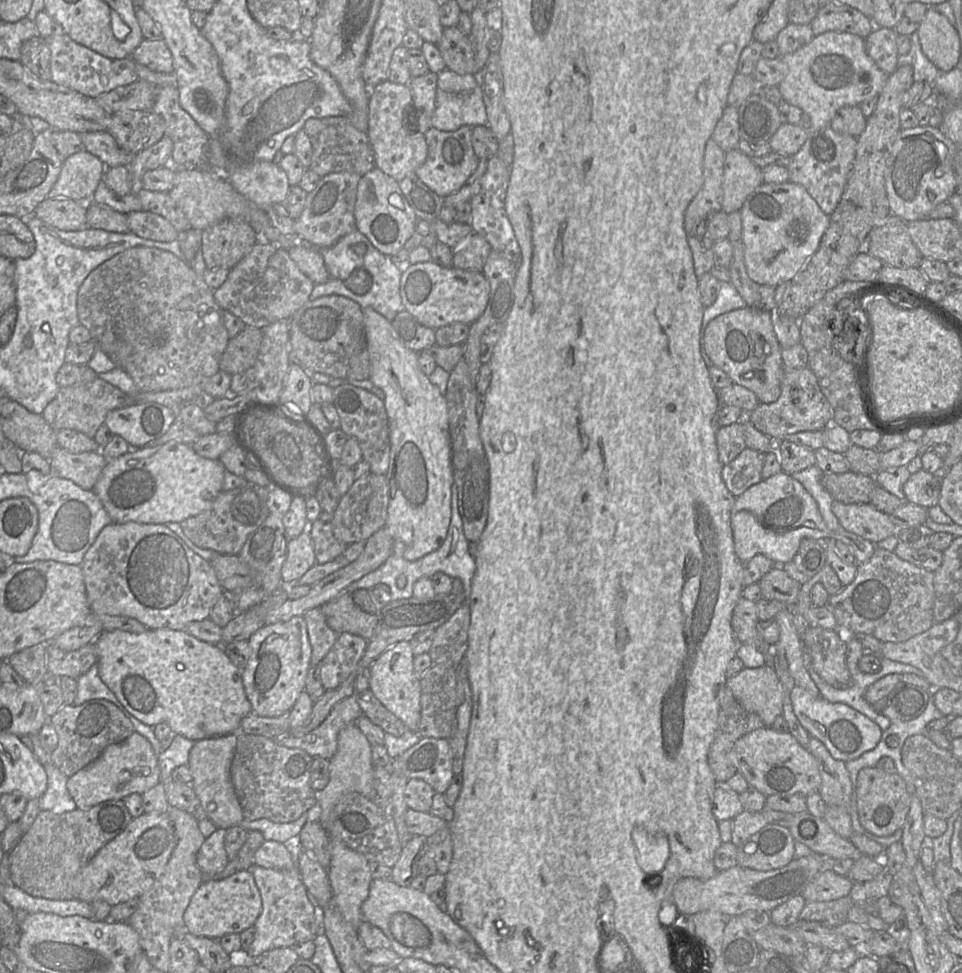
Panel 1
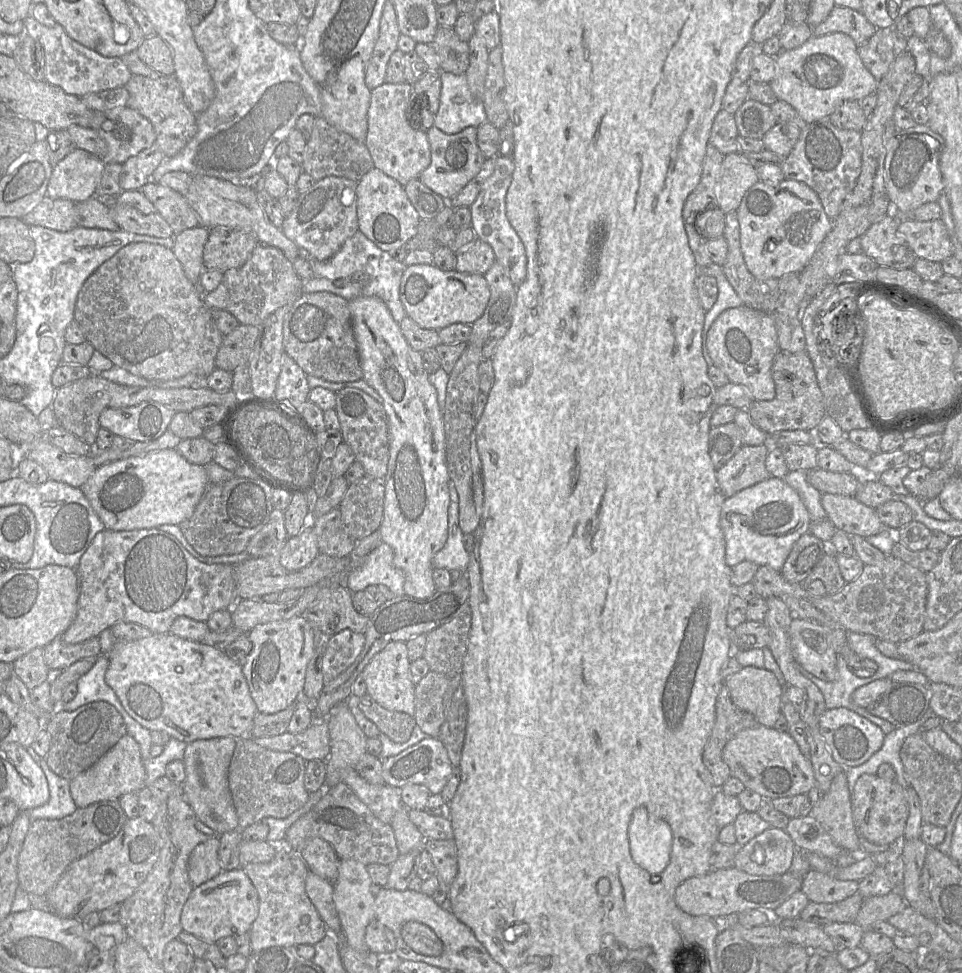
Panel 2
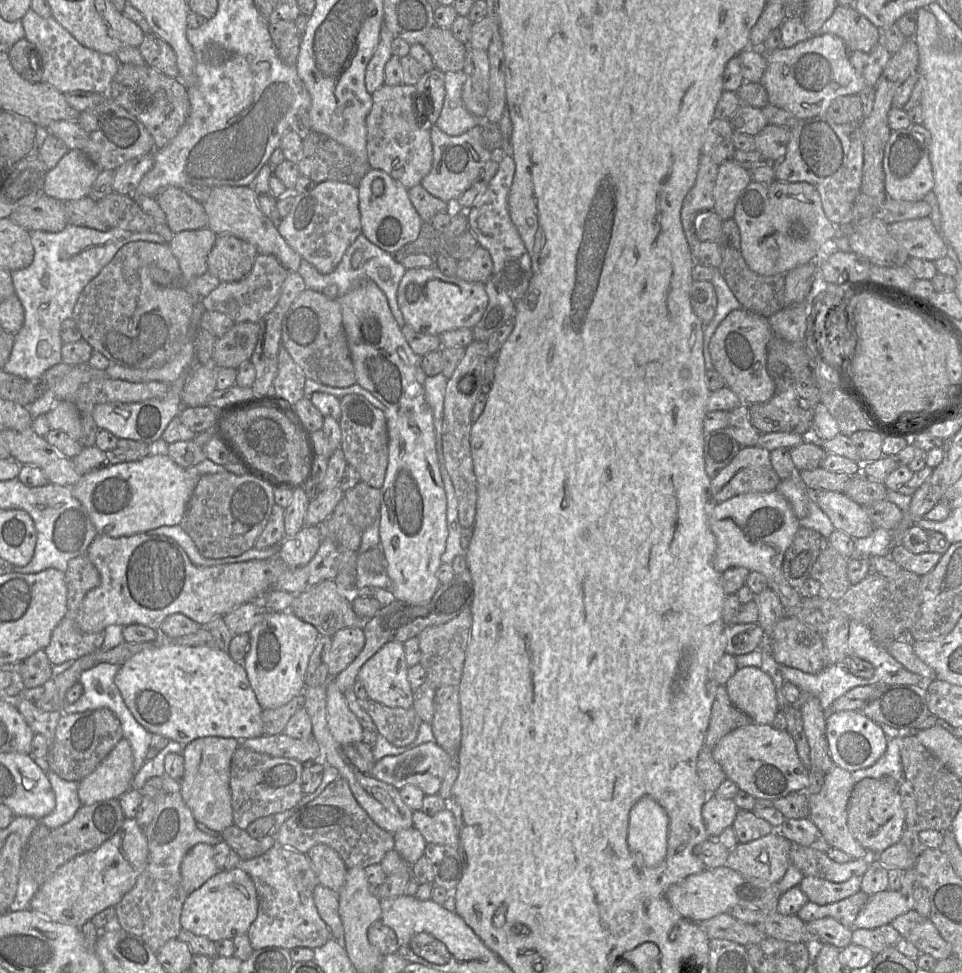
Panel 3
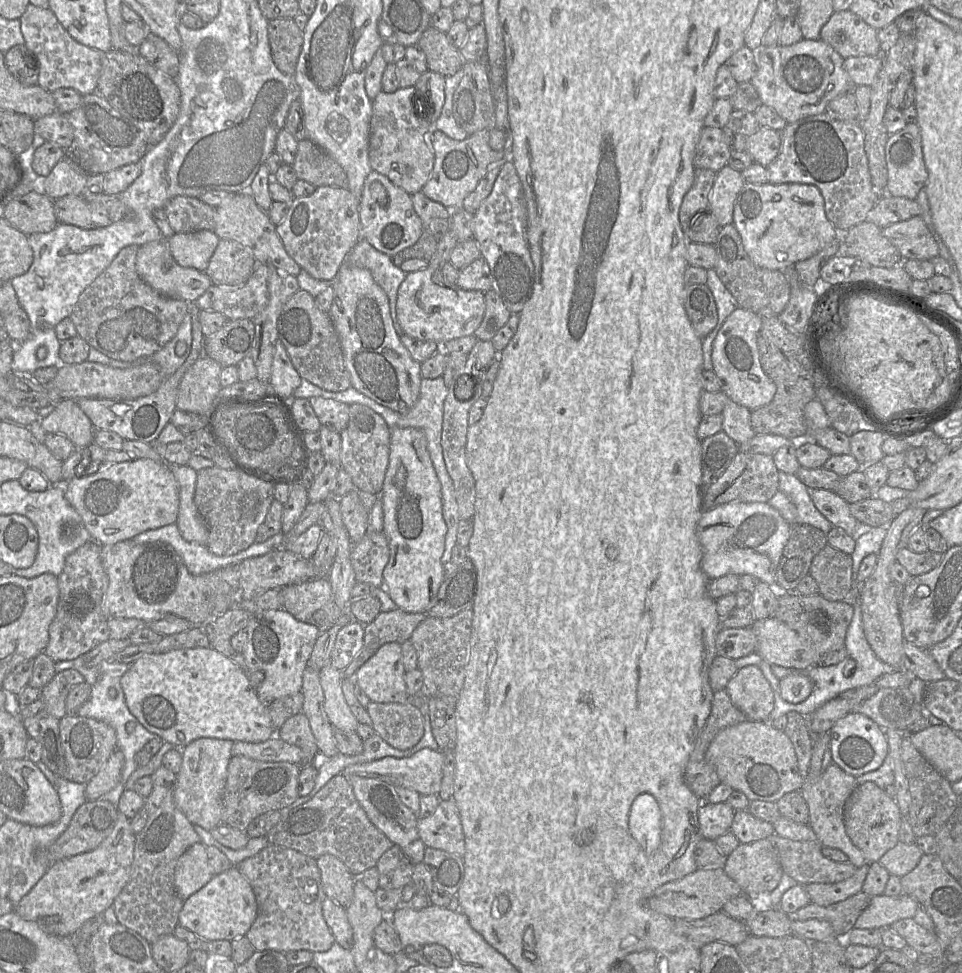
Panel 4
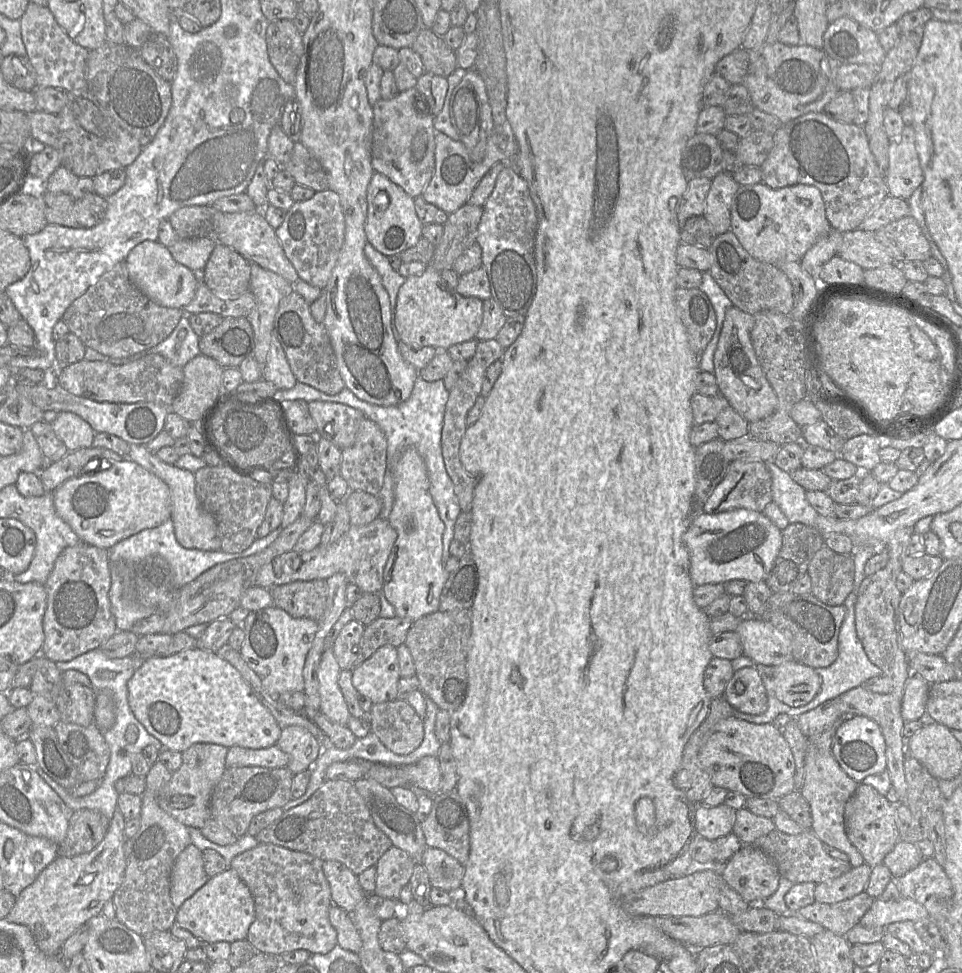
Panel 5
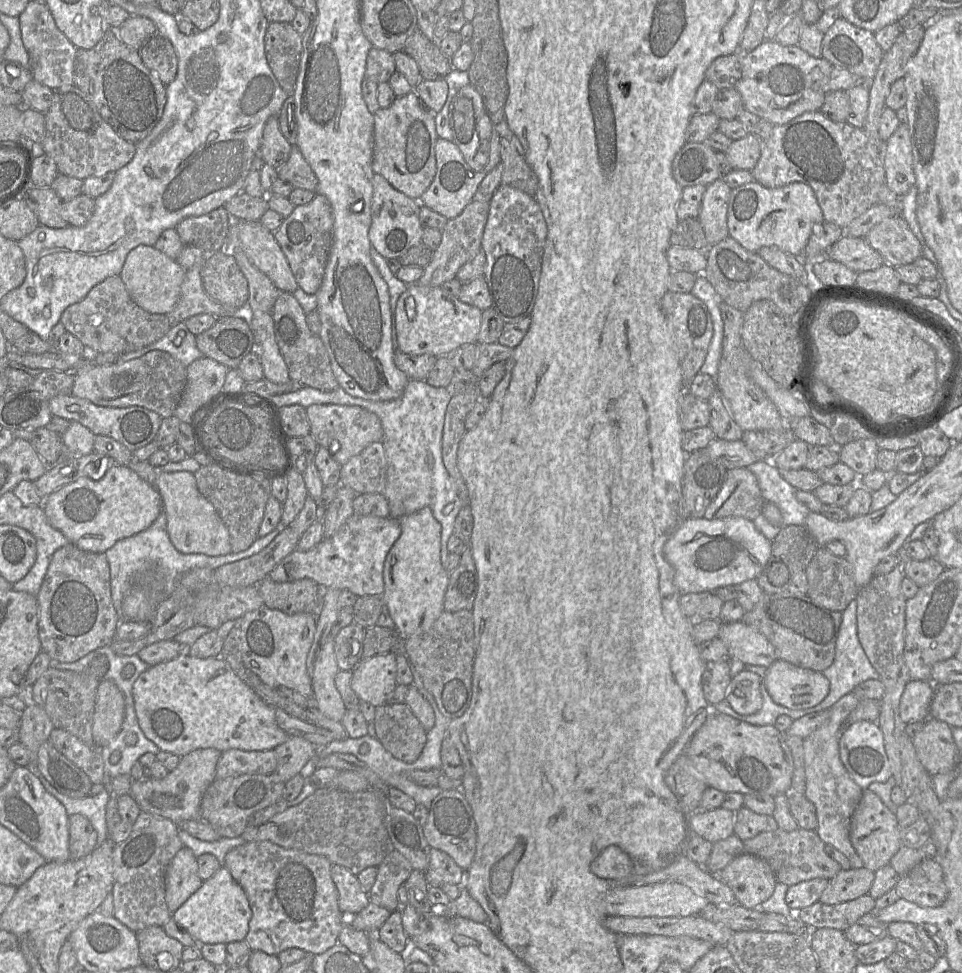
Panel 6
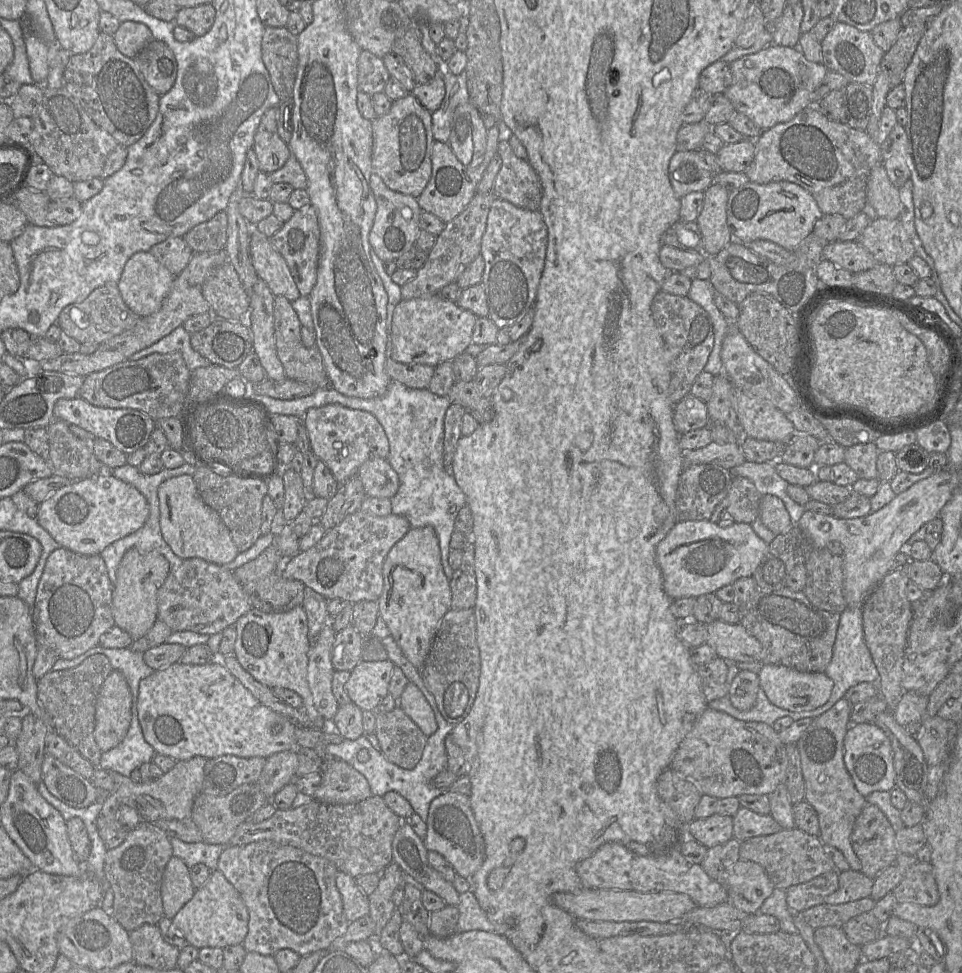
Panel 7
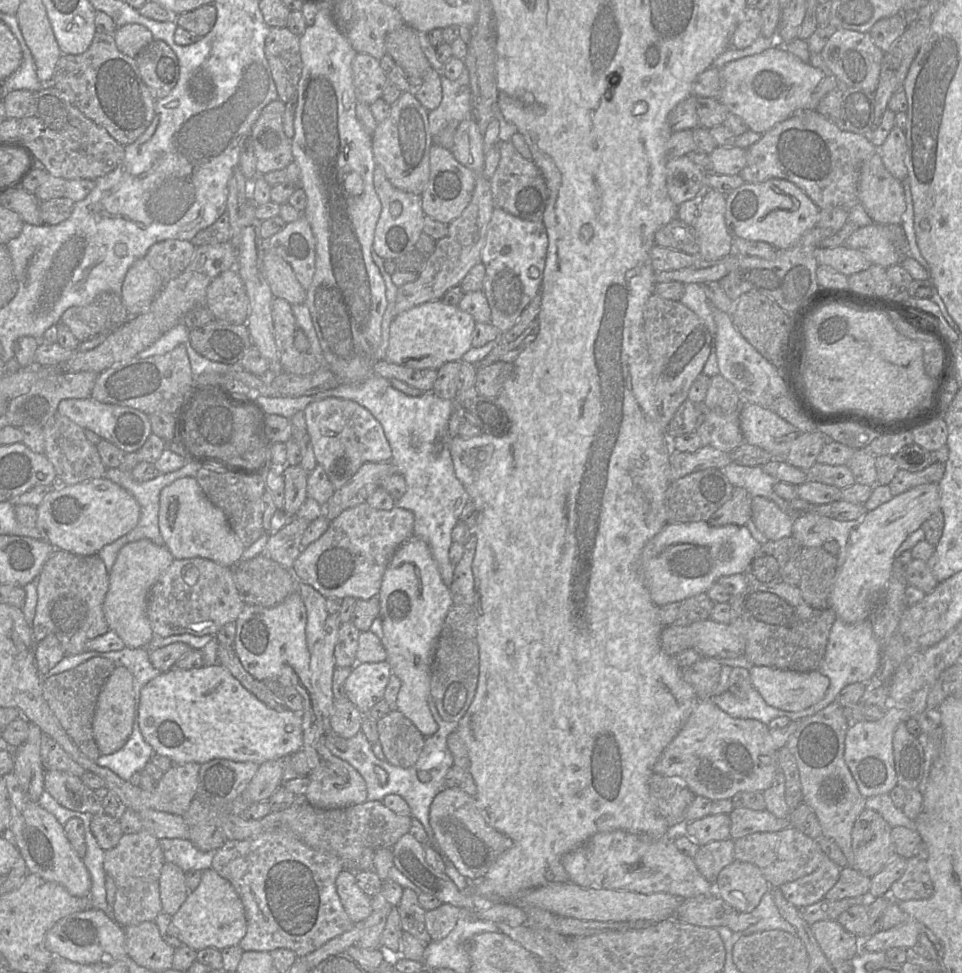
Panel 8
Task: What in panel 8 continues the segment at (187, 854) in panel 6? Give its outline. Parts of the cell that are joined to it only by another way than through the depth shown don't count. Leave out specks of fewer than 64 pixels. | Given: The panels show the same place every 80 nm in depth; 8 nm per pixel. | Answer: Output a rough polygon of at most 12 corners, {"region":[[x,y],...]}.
{"region":[[166,862],[159,881],[162,911],[173,916],[191,893],[185,872]]}

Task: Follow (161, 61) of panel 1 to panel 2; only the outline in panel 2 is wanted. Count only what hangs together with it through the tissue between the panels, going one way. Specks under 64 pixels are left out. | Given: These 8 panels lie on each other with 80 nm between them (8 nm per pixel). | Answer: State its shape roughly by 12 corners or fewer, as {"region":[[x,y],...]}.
{"region":[[145,37],[136,53],[160,75],[174,76],[172,50]]}

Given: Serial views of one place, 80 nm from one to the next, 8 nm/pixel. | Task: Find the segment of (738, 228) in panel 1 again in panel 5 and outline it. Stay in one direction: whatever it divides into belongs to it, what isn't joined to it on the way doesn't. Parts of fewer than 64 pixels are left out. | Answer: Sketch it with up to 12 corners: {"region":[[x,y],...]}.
{"region":[[731,230],[716,236],[709,273],[734,307],[789,315],[793,287]]}

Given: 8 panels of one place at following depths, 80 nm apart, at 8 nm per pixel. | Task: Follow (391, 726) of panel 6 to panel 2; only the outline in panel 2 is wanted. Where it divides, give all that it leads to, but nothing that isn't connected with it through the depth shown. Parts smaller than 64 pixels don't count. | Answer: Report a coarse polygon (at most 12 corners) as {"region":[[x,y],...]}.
{"region":[[368,693],[364,715],[396,743],[409,740],[414,716],[383,708]]}

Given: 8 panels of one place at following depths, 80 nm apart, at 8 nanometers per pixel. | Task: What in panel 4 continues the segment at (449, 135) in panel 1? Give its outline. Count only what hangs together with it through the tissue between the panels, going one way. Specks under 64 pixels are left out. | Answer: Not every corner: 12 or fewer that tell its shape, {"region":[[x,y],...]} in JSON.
{"region":[[436,129],[421,191],[461,209],[490,167],[511,160],[489,130],[455,140]]}

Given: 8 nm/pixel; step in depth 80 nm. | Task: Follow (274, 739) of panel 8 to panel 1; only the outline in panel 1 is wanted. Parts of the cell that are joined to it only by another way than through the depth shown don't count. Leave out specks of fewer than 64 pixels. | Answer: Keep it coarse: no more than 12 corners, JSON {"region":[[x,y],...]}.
{"region":[[184,629],[102,631],[102,681],[199,741],[252,712],[242,669]]}

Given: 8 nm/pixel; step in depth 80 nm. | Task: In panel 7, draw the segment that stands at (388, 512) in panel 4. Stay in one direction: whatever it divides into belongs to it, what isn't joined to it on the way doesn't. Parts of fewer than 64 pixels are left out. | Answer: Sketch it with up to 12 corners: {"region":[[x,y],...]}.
{"region":[[432,526],[383,563],[383,618],[420,671],[451,609]]}

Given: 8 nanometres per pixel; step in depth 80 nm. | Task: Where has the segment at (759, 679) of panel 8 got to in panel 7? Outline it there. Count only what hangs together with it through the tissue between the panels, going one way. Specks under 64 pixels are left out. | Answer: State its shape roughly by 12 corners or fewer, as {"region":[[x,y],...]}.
{"region":[[764,664],[757,675],[769,701],[793,712],[823,705],[824,672]]}

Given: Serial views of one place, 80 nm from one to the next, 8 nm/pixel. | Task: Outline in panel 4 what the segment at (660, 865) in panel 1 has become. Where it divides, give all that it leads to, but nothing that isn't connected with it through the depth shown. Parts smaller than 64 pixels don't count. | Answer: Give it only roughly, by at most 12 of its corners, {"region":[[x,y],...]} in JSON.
{"region":[[651,794],[633,800],[629,831],[646,853],[661,840],[661,811]]}

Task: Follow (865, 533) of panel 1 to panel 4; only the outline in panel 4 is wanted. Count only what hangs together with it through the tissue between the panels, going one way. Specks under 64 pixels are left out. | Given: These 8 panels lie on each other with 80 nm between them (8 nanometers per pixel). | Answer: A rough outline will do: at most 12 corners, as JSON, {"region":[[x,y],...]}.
{"region":[[809,489],[815,507],[856,537],[863,529],[833,491]]}

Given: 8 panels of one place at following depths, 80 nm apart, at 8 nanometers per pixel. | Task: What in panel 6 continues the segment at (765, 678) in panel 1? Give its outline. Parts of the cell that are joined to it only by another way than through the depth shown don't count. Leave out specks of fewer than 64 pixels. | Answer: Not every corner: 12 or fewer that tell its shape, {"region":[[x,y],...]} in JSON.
{"region":[[743,669],[731,678],[725,700],[737,713],[763,703],[758,674]]}

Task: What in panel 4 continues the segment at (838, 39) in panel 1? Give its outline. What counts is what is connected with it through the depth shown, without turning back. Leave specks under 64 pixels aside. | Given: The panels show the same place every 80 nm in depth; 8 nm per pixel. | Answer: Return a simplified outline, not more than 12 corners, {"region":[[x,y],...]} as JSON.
{"region":[[822,39],[752,52],[750,83],[788,124],[854,88]]}

